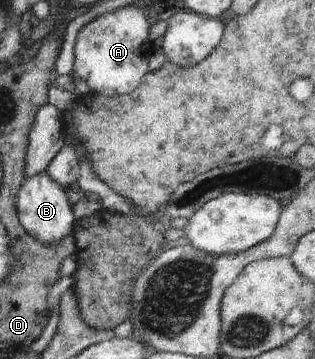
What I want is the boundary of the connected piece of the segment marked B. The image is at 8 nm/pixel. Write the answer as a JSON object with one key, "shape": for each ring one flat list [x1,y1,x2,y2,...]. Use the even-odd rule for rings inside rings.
{"shape":[[40,174,25,178,18,189,16,208,19,221,24,230,43,245,51,245,74,233,77,219,70,204,71,194,63,189,49,174]]}

